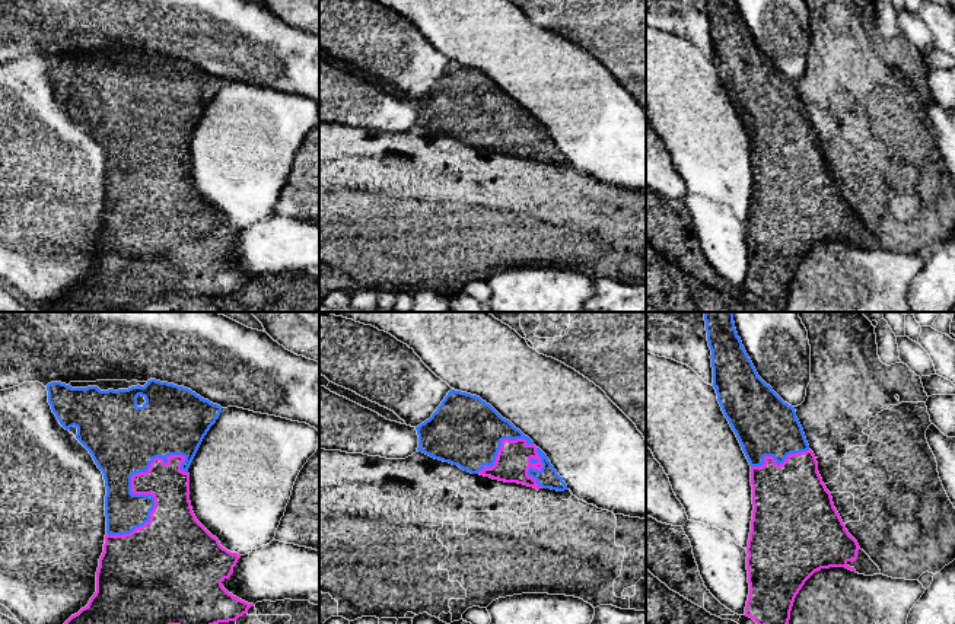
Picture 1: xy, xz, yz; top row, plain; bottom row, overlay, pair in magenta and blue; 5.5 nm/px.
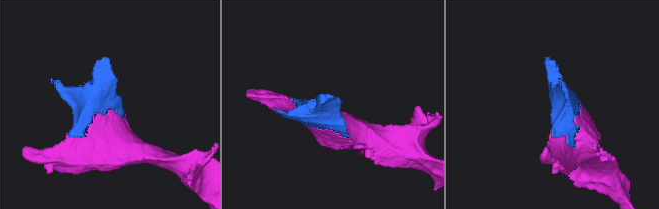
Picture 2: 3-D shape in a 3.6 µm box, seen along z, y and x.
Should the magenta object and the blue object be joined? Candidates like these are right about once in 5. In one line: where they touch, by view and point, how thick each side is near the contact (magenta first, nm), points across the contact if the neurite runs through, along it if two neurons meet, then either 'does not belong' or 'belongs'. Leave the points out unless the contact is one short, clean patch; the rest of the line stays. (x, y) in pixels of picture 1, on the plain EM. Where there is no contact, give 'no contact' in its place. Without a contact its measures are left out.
meets magenta in xy at (139, 166); 260 nm thick on the magenta side, 280 nm on the other; belongs

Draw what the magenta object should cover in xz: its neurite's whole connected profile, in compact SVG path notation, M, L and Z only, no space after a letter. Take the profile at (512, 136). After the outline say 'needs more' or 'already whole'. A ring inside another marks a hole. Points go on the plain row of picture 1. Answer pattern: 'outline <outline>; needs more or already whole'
outline M451 63L432 90L417 99L416 104L418 108L418 125L458 139L471 147L504 156L518 156L537 163L567 163L566 156L557 147L547 128L477 69Z; needs more

